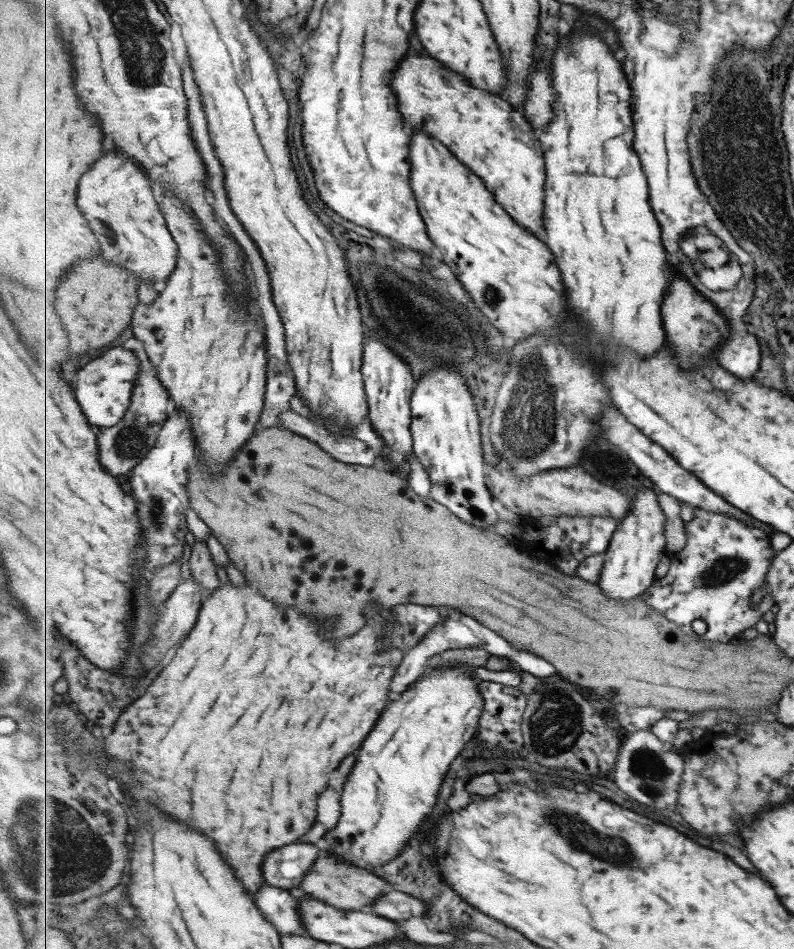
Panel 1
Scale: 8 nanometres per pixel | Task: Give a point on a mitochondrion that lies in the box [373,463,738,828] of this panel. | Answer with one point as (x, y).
(555, 722)

